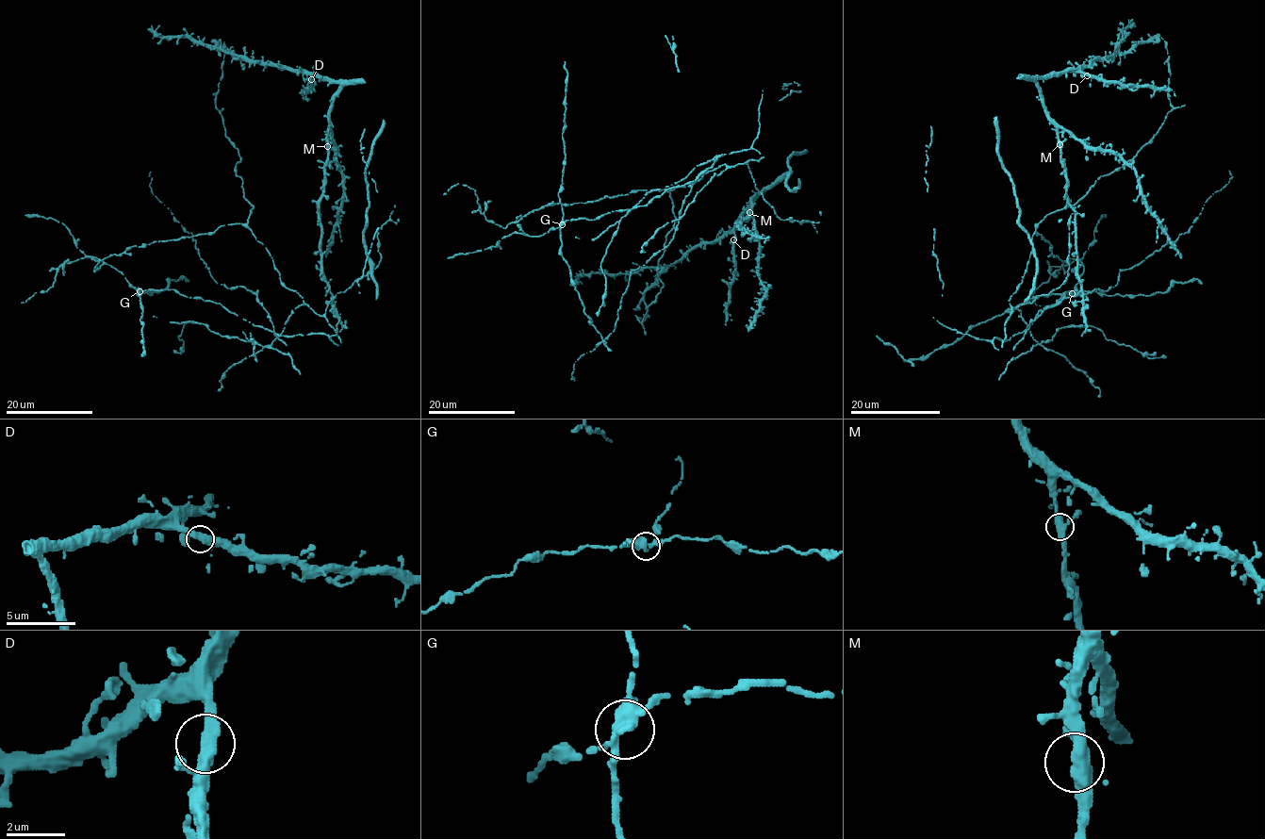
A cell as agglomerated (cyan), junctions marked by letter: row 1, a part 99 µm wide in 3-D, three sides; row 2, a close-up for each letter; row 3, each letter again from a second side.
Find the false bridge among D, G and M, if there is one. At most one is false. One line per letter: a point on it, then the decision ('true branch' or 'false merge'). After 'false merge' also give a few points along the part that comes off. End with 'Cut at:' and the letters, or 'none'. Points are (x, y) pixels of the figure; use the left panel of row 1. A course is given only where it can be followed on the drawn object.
D: (311, 79) | true branch
G: (139, 291) | false merge | (139, 290), (137, 293), (143, 310), (139, 320), (145, 353), (141, 355)
M: (327, 146) | true branch
Cut at: G

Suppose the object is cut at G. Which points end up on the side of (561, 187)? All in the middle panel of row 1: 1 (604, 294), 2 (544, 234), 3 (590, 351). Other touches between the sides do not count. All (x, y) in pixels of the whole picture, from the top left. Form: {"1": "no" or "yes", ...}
{"1": "no", "2": "no", "3": "no"}

